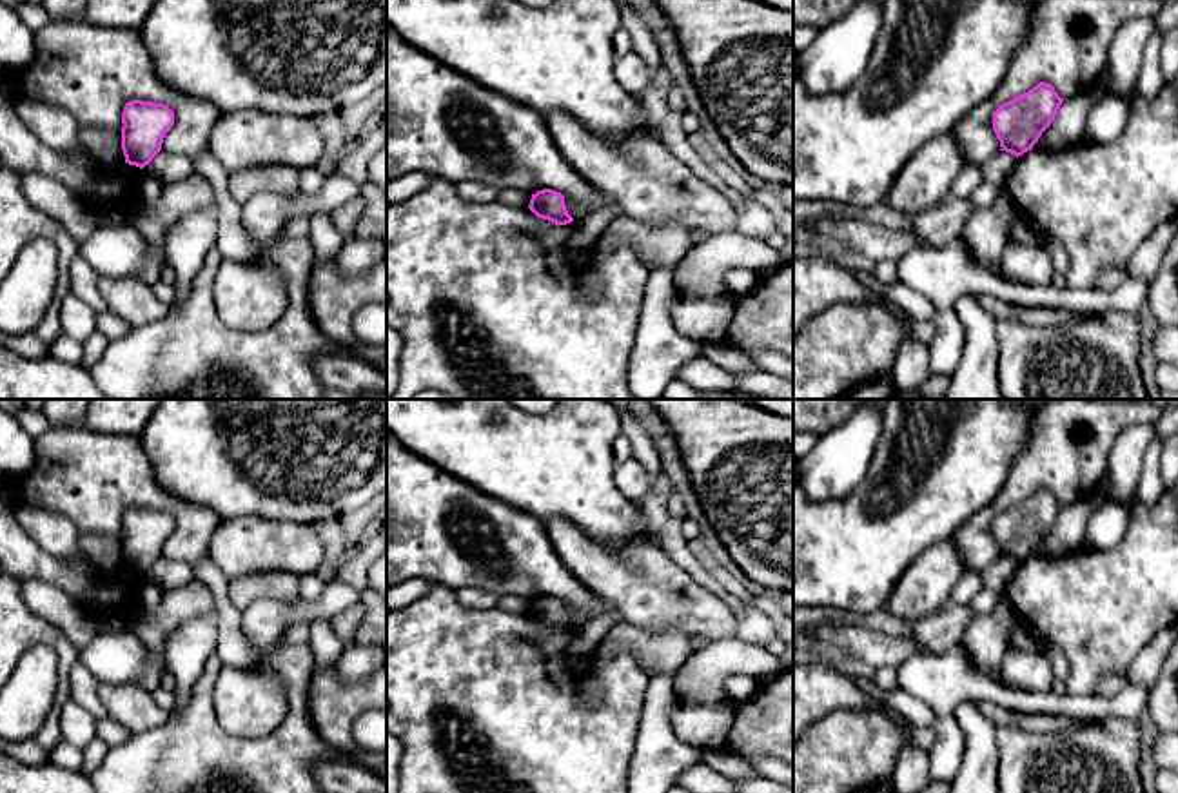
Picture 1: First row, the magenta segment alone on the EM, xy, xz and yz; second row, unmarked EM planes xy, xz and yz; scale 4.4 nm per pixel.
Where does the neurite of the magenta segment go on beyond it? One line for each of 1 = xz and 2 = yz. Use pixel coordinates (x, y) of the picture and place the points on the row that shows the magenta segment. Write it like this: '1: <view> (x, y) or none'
1: none
2: none

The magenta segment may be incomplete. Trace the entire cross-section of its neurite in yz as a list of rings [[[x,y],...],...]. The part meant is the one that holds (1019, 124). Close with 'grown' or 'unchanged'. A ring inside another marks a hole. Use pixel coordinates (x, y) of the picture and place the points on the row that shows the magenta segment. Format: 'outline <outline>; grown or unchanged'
outline [[[1040,82],[1031,91],[1002,103],[993,113],[993,131],[1000,151],[1016,158],[1031,151],[1042,132],[1055,120],[1064,98],[1051,83]]]; unchanged

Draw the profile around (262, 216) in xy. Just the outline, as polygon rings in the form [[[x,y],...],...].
[[[327,176],[319,192],[294,196],[258,192],[241,205],[241,223],[256,245],[269,241],[287,220],[334,210],[361,194],[347,176]]]

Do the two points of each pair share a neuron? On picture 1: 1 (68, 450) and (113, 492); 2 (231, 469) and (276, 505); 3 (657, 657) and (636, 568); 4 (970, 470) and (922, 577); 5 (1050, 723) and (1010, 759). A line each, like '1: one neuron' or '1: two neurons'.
1: one neuron
2: one neuron
3: two neurons
4: two neurons
5: two neurons

